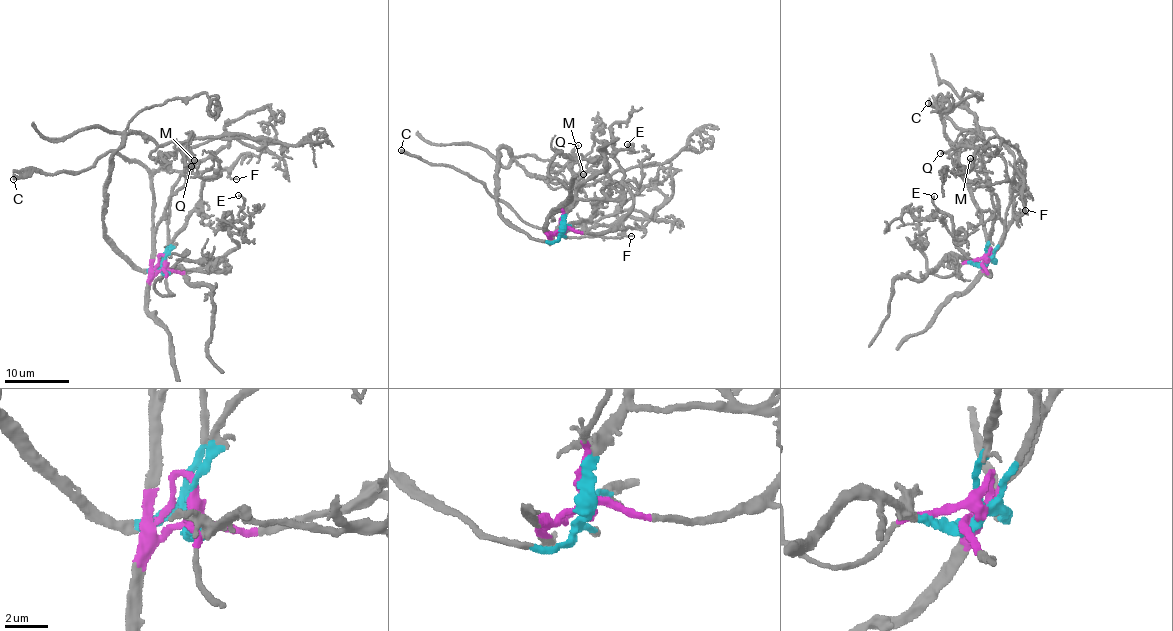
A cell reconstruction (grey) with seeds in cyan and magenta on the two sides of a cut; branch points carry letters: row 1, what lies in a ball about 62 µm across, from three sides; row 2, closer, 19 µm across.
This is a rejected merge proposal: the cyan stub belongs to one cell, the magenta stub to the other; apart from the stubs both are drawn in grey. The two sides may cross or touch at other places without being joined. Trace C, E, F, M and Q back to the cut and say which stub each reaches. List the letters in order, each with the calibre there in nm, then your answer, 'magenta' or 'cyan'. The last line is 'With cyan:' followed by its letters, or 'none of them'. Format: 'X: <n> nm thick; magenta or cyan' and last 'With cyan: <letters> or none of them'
C: 240 nm thick; magenta
E: 140 nm thick; magenta
F: 140 nm thick; magenta
M: 120 nm thick; cyan
Q: 200 nm thick; magenta
With cyan: M

